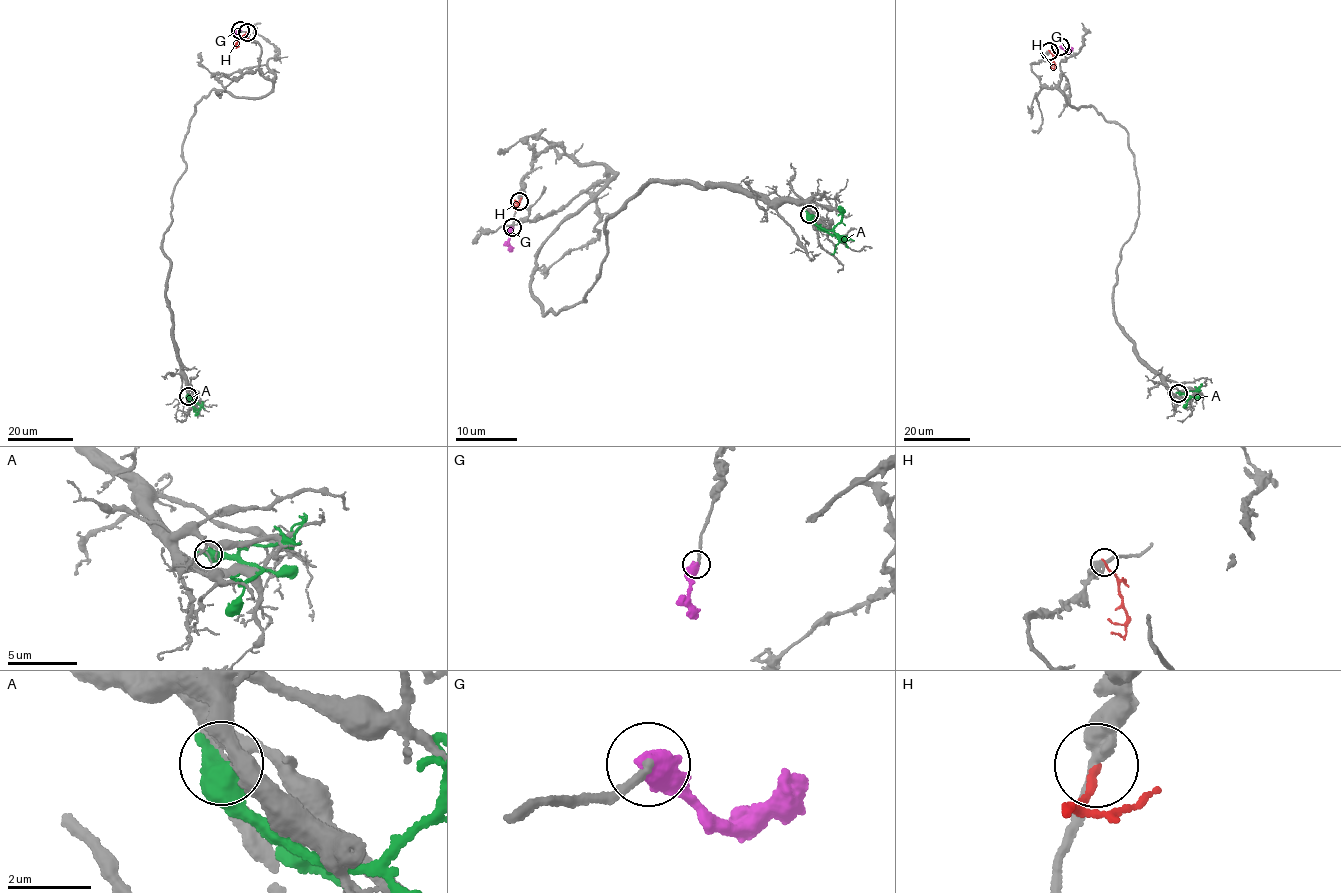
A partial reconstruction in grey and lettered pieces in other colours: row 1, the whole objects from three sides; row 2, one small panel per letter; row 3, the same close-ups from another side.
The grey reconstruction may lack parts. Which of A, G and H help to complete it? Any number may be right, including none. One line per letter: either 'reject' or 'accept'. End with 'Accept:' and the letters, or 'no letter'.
A: reject
G: accept
H: reject
Accept: G

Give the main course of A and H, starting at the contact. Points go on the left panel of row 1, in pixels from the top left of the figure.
A: (188, 396), (190, 403), (198, 411), (195, 415)
H: (247, 32), (236, 44), (235, 47), (239, 46)

